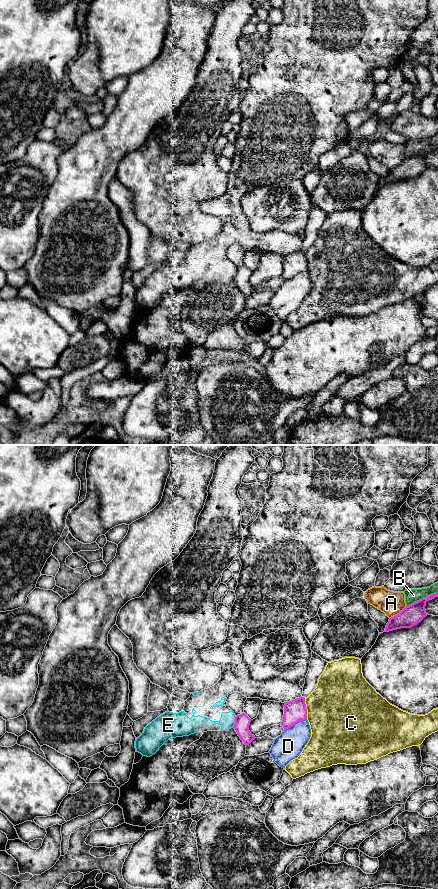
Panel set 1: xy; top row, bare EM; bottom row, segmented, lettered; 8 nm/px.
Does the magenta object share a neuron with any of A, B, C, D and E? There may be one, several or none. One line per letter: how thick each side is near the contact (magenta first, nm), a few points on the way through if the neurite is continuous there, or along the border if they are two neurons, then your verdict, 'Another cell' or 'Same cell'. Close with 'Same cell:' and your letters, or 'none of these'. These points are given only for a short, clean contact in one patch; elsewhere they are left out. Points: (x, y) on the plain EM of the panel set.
A: Thickness 170 nm (magenta) against 190 nm. Another cell
B: Thickness 170 nm (magenta) against 110 nm. Another cell
C: Thickness 180 nm (magenta) against 480 nm. Another cell
D: Thickness 180 nm (magenta) against 220 nm. Another cell
E: Thickness 120 nm (magenta) against 120 nm. Boundary: xy (236, 268), (232, 279). Another cell
Same cell: none of these

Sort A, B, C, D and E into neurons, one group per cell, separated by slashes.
A / B / C / D / E

